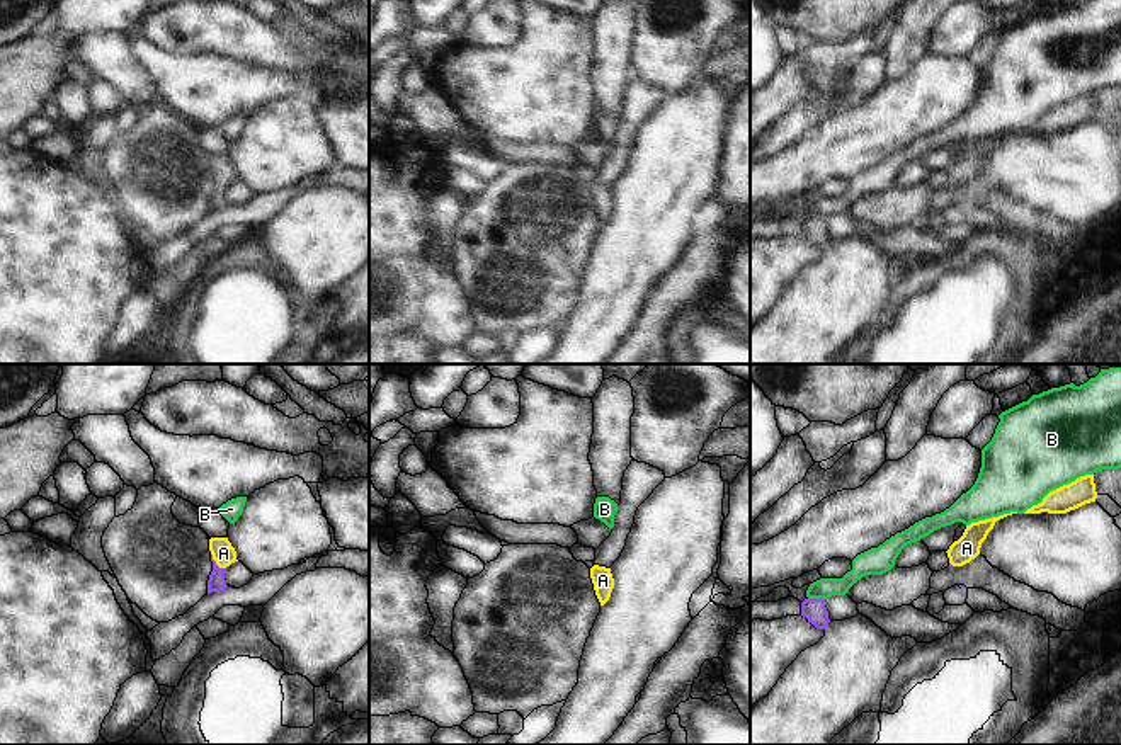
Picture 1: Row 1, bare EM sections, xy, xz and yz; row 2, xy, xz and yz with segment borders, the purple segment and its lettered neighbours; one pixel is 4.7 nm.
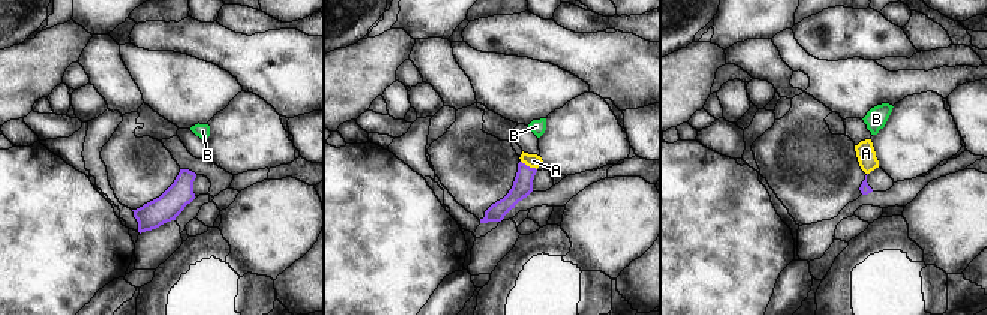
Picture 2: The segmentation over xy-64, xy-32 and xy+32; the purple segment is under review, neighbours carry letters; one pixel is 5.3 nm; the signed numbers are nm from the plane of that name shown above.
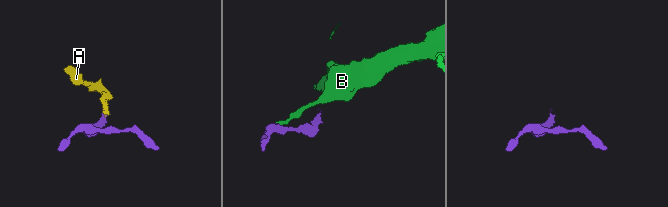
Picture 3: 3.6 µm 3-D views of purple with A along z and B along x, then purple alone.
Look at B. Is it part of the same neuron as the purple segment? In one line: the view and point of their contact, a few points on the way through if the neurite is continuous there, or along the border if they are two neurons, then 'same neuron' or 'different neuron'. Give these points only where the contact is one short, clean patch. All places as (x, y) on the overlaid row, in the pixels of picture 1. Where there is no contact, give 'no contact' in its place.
meets purple in yz at (817, 599); different neuron

